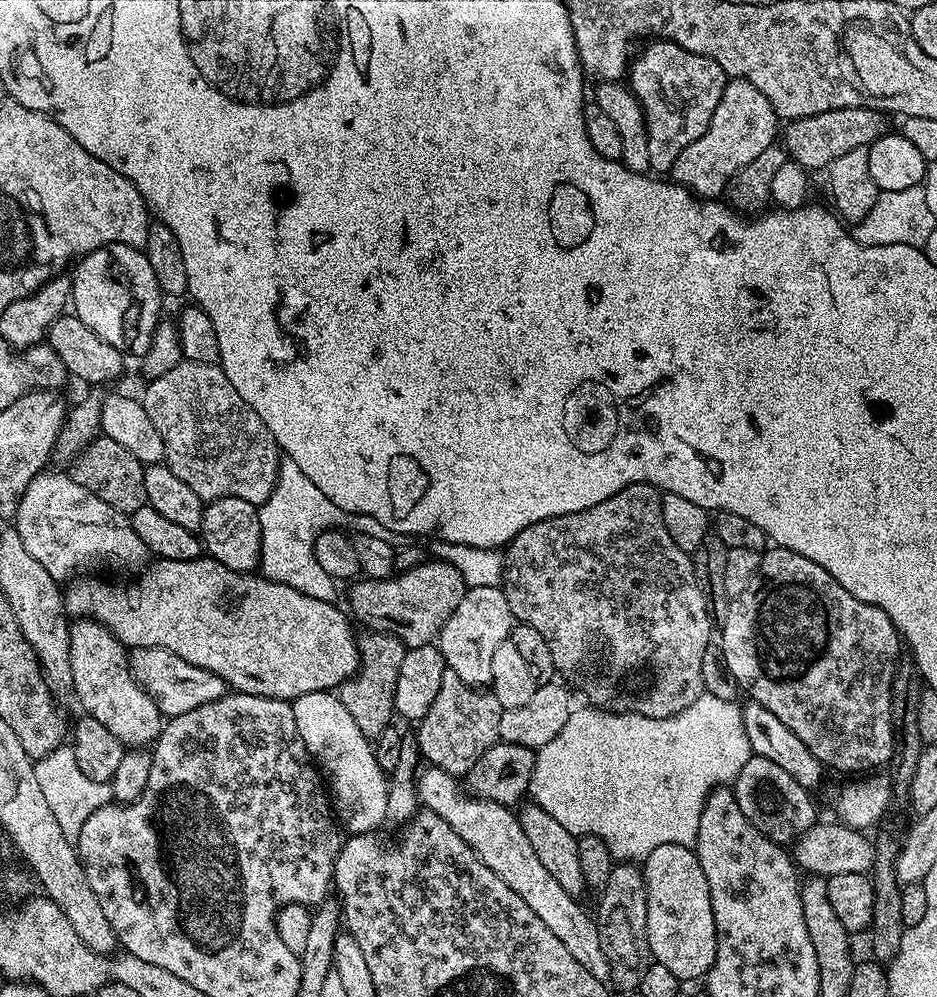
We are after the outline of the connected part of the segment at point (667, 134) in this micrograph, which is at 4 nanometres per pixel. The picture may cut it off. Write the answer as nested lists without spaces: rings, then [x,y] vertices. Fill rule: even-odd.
[[[652,38],[644,46],[641,52],[639,49],[635,53],[626,80],[646,118],[650,169],[656,174],[668,174],[674,162],[678,162],[678,154],[682,154],[690,142],[698,142],[698,138],[708,132],[710,118],[714,118],[714,110],[718,110],[722,98],[726,77],[718,62],[694,54],[673,40]]]

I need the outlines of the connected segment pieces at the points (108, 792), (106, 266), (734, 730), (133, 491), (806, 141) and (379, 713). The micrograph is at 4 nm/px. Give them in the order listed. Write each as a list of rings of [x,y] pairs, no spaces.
[[[61,746],[50,750],[50,754],[39,757],[35,761],[35,777],[38,778],[39,788],[47,799],[47,804],[54,813],[62,834],[69,838],[79,837],[82,826],[86,826],[86,818],[94,814],[102,806],[113,803],[112,788],[109,781],[96,782],[94,778],[82,772],[82,766],[74,758],[71,746]]]
[[[107,244],[105,248],[79,257],[75,268],[76,273],[70,276],[71,311],[79,320],[86,322],[98,338],[110,342],[110,346],[122,353],[133,352],[136,358],[143,357],[152,344],[152,336],[162,316],[162,293],[143,251],[125,244]]]
[[[702,695],[696,699],[686,710],[674,714],[670,718],[646,718],[642,714],[633,712],[609,712],[595,706],[588,708],[573,707],[572,713],[566,718],[566,726],[562,726],[561,732],[546,746],[535,749],[536,761],[534,762],[534,774],[530,778],[528,796],[531,803],[536,804],[546,814],[550,814],[570,834],[575,836],[597,836],[606,842],[613,861],[616,862],[643,862],[650,853],[658,850],[658,846],[686,846],[692,848],[698,838],[698,822],[702,818],[704,799],[716,788],[728,786],[735,781],[737,774],[746,766],[752,755],[750,738],[746,738],[746,726],[742,726],[741,705],[734,700],[726,698],[714,698],[710,695]]]
[[[103,434],[89,442],[70,461],[70,475],[74,478],[74,482],[78,482],[78,486],[86,486],[90,494],[114,506],[116,512],[125,514],[137,512],[139,508],[147,505],[144,469],[145,465],[140,464],[138,458],[130,454],[130,450],[125,450],[118,442],[114,442],[114,438]]]
[[[839,108],[801,120],[790,120],[782,128],[782,147],[804,169],[824,170],[834,158],[842,158],[842,154],[855,148],[867,148],[878,138],[889,135],[888,120],[885,113],[877,112],[875,108]]]
[[[371,630],[359,633],[358,643],[360,645],[360,669],[355,676],[340,685],[338,695],[342,706],[350,710],[358,730],[369,740],[376,742],[388,728],[388,723],[394,720],[396,703],[394,694],[398,686],[398,670],[402,670],[402,658],[406,651],[404,644],[390,634],[382,634]]]

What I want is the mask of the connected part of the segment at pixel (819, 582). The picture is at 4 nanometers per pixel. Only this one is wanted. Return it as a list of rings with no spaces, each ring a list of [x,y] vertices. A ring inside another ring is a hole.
[[[775,546],[769,547],[760,557],[758,574],[742,590],[742,594],[731,597],[726,614],[726,622],[718,632],[718,647],[724,652],[726,666],[730,666],[730,674],[740,683],[741,689],[751,699],[756,700],[770,714],[775,714],[792,733],[802,738],[806,750],[818,758],[825,769],[836,772],[856,772],[852,774],[868,774],[873,770],[880,770],[884,763],[891,761],[894,749],[898,744],[898,724],[894,719],[894,705],[892,703],[892,684],[896,680],[896,669],[901,663],[902,637],[897,632],[894,622],[878,606],[870,606],[870,602],[862,602],[850,594],[850,590],[842,590],[842,586],[818,562],[810,562],[810,558],[802,558],[802,554],[794,554],[794,550],[786,550]]]

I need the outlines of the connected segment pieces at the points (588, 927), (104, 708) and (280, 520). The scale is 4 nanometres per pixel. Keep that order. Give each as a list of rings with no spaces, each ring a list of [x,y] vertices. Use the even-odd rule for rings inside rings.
[[[431,766],[425,769],[419,773],[416,786],[419,803],[450,822],[458,838],[462,838],[462,842],[466,842],[474,854],[478,854],[478,858],[486,862],[486,866],[490,866],[490,870],[494,870],[494,874],[498,874],[498,878],[502,878],[502,882],[506,882],[506,886],[510,886],[510,890],[514,890],[514,894],[518,894],[518,898],[522,898],[522,902],[526,902],[526,906],[546,922],[546,926],[550,926],[550,931],[561,940],[562,946],[566,946],[566,950],[570,950],[570,954],[574,954],[574,958],[578,958],[594,978],[607,981],[611,968],[602,952],[595,919],[591,915],[588,917],[581,901],[566,894],[566,890],[558,886],[558,878],[542,866],[538,854],[534,854],[534,846],[530,846],[526,838],[526,830],[522,830],[519,815],[507,804],[481,800],[479,796],[462,790],[461,781],[441,769]]]
[[[73,619],[68,625],[68,633],[70,634],[71,691],[76,692],[81,706],[84,707],[83,711],[98,718],[98,722],[102,722],[102,726],[106,726],[106,730],[110,730],[110,734],[114,734],[114,738],[121,740],[129,749],[143,749],[151,745],[159,738],[166,720],[160,715],[154,698],[150,698],[150,694],[146,694],[146,690],[142,690],[142,686],[134,678],[129,649],[125,648],[123,642],[110,629],[96,620]]]
[[[285,455],[280,459],[275,488],[267,502],[259,507],[258,514],[259,526],[262,528],[259,573],[267,580],[290,586],[291,589],[318,598],[319,601],[337,603],[339,587],[337,581],[330,578],[314,556],[314,542],[318,534],[342,526],[346,520],[345,527],[351,533],[368,534],[388,543],[395,550],[406,544],[406,537],[402,533],[384,526],[373,515],[341,511],[310,478],[307,478],[294,460]]]

